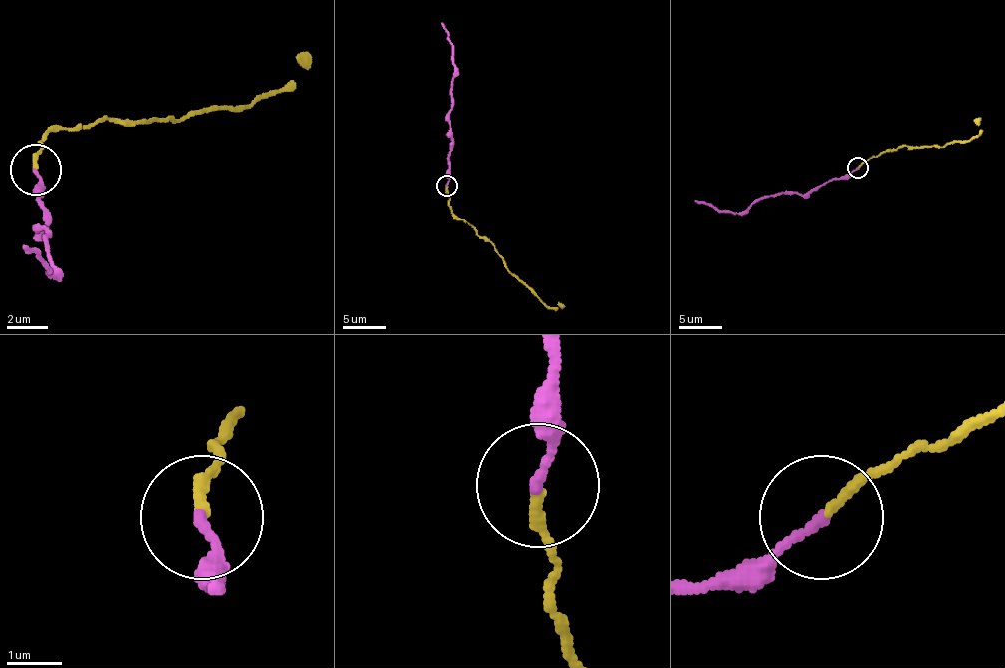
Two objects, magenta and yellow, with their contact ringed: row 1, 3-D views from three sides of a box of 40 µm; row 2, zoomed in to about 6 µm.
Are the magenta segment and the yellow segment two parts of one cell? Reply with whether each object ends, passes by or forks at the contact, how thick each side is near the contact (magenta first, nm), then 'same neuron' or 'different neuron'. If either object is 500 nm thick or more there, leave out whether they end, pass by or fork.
magenta ends there; yellow ends there; 180 nm thick on the magenta side, 180 nm on the other; different neuron

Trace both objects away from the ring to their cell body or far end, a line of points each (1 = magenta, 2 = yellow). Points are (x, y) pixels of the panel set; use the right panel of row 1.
1: (857, 167), (803, 195), (764, 195), (742, 213), (718, 213), (694, 200)
2: (859, 167), (885, 152), (905, 145), (942, 147), (946, 143), (970, 141), (979, 134), (979, 117)

